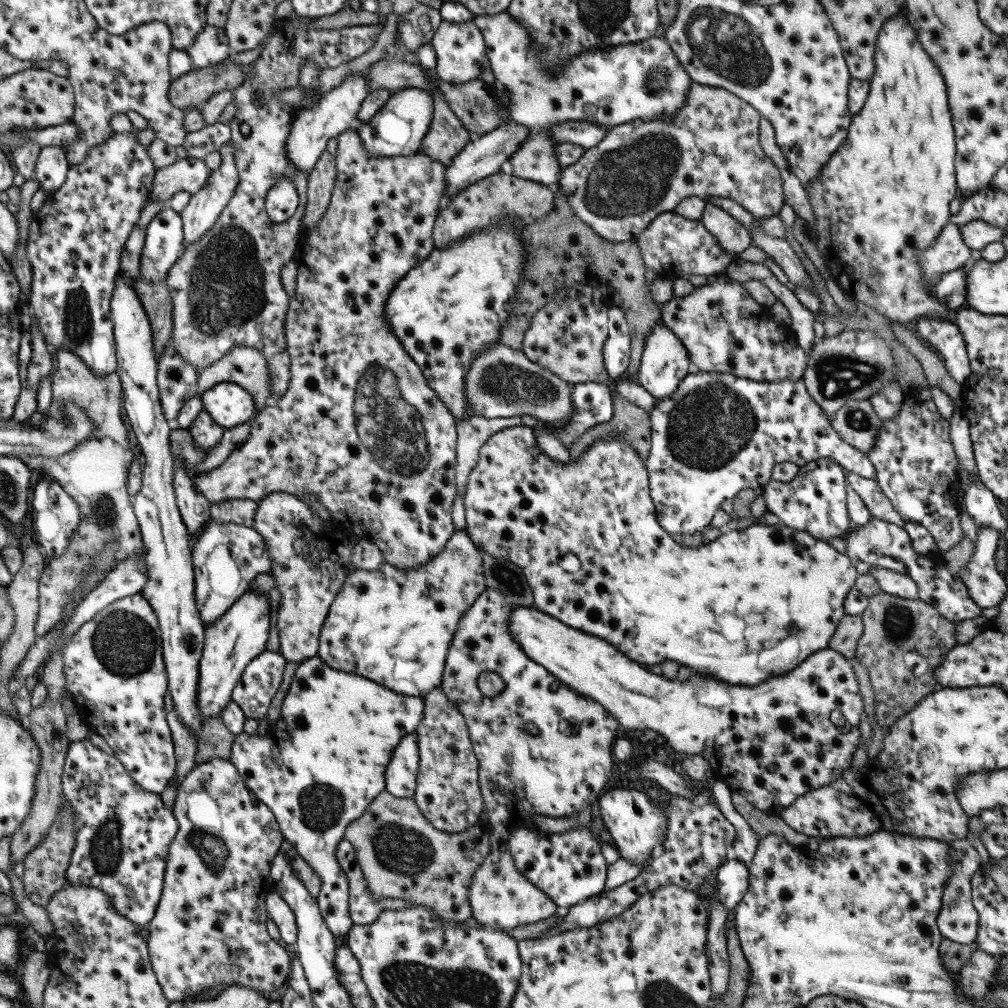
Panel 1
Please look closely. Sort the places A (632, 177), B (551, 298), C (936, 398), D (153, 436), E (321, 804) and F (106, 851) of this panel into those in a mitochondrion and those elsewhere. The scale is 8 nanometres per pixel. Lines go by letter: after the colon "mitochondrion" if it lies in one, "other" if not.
A: mitochondrion
B: other
C: other
D: other
E: mitochondrion
F: mitochondrion

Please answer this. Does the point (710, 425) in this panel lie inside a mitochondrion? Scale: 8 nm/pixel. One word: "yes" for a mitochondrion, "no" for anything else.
yes

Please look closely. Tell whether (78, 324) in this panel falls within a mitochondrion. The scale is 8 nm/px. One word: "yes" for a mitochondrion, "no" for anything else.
yes

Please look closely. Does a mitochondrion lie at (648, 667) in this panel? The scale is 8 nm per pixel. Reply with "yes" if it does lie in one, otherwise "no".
no

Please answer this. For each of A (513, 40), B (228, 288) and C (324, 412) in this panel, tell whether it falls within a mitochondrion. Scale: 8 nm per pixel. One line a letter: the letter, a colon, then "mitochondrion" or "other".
A: other
B: mitochondrion
C: other

